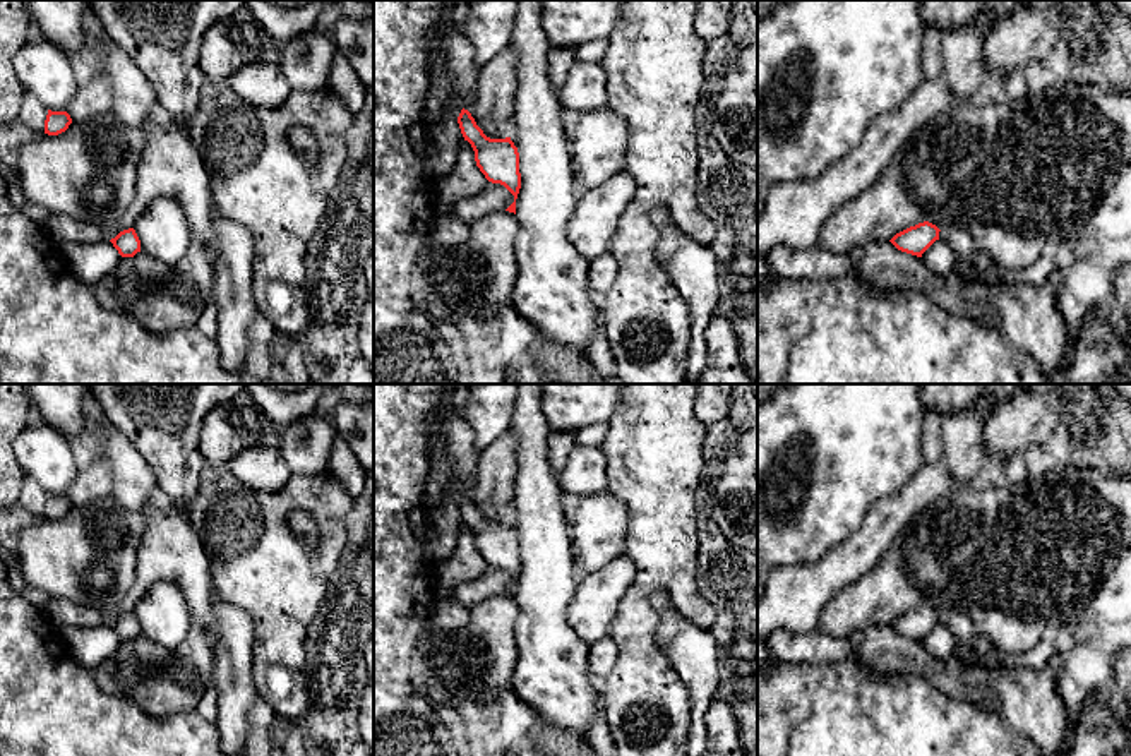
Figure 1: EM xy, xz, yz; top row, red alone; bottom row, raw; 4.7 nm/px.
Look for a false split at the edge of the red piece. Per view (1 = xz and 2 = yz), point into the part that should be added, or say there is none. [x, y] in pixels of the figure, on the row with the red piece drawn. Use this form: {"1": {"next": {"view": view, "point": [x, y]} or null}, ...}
{"1": {"next": null}, "2": {"next": null}}

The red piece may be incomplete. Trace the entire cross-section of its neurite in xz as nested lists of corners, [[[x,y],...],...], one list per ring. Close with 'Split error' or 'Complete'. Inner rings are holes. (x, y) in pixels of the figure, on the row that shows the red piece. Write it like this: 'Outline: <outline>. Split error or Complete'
Outline: [[[461,110],[458,123],[464,141],[475,151],[475,161],[485,178],[492,183],[504,185],[512,195],[514,202],[506,209],[516,214],[516,199],[521,189],[519,153],[511,137],[490,139],[476,125],[468,110]]]. Complete

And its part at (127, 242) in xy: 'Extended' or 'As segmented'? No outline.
As segmented

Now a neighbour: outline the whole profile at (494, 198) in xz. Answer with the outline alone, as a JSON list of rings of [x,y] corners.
[[[488,182],[480,194],[458,201],[449,214],[464,223],[473,223],[506,211],[512,202],[514,195],[504,185]]]

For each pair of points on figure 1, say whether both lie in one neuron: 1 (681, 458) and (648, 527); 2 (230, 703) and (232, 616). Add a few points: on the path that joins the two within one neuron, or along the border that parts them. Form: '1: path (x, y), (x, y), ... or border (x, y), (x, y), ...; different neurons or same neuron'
1: path (664, 475), (660, 510); same neuron
2: path (239, 681), (233, 662), (233, 638); same neuron

